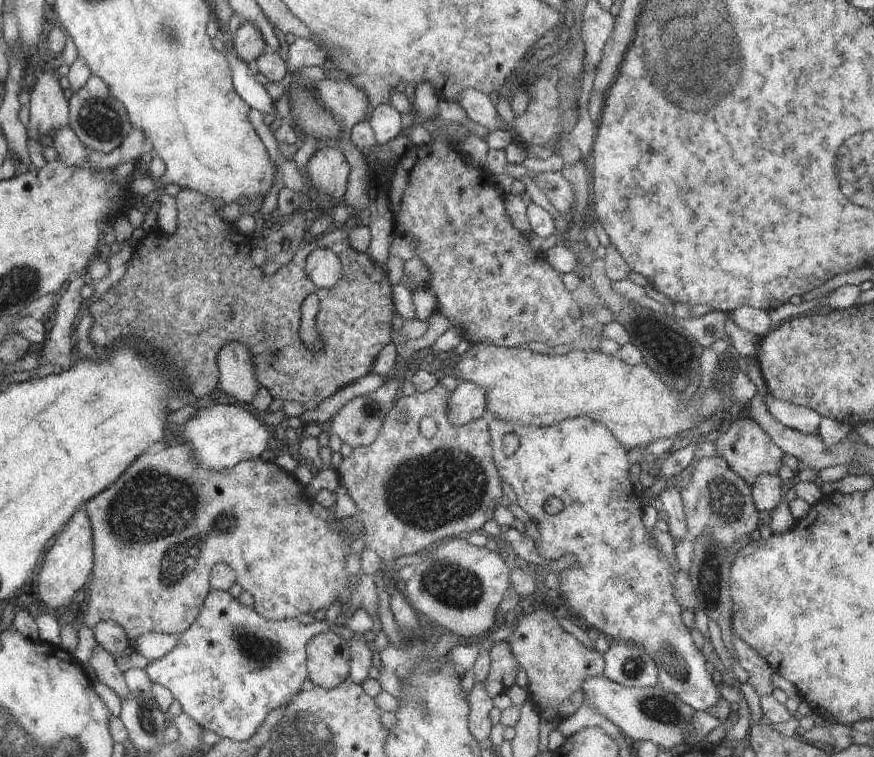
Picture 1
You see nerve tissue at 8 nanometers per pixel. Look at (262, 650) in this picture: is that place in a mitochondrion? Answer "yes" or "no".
yes

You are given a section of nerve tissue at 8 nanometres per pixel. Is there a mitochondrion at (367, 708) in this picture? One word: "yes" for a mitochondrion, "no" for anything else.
no

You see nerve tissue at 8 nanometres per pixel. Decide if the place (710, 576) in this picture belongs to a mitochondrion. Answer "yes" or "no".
yes

